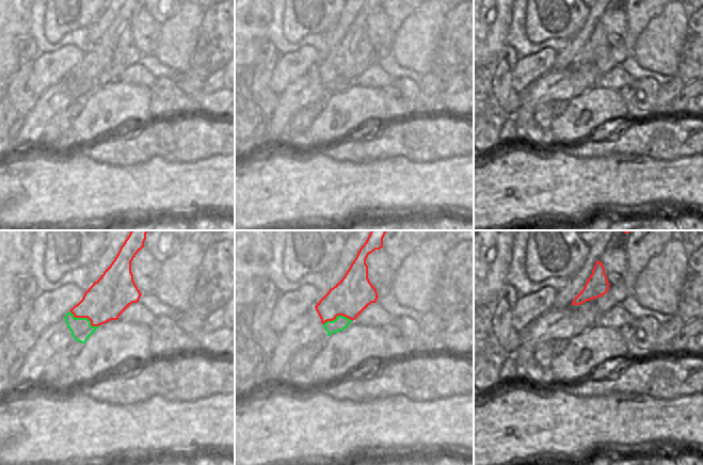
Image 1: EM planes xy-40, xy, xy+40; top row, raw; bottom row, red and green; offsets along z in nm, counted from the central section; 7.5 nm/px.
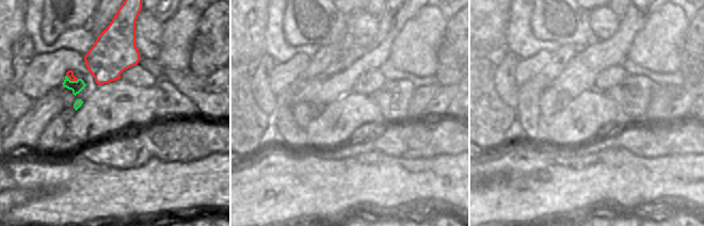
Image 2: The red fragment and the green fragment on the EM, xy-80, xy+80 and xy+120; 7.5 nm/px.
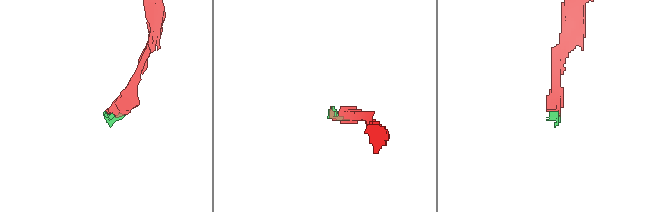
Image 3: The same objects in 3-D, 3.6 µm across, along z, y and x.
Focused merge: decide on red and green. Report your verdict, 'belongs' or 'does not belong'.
belongs

